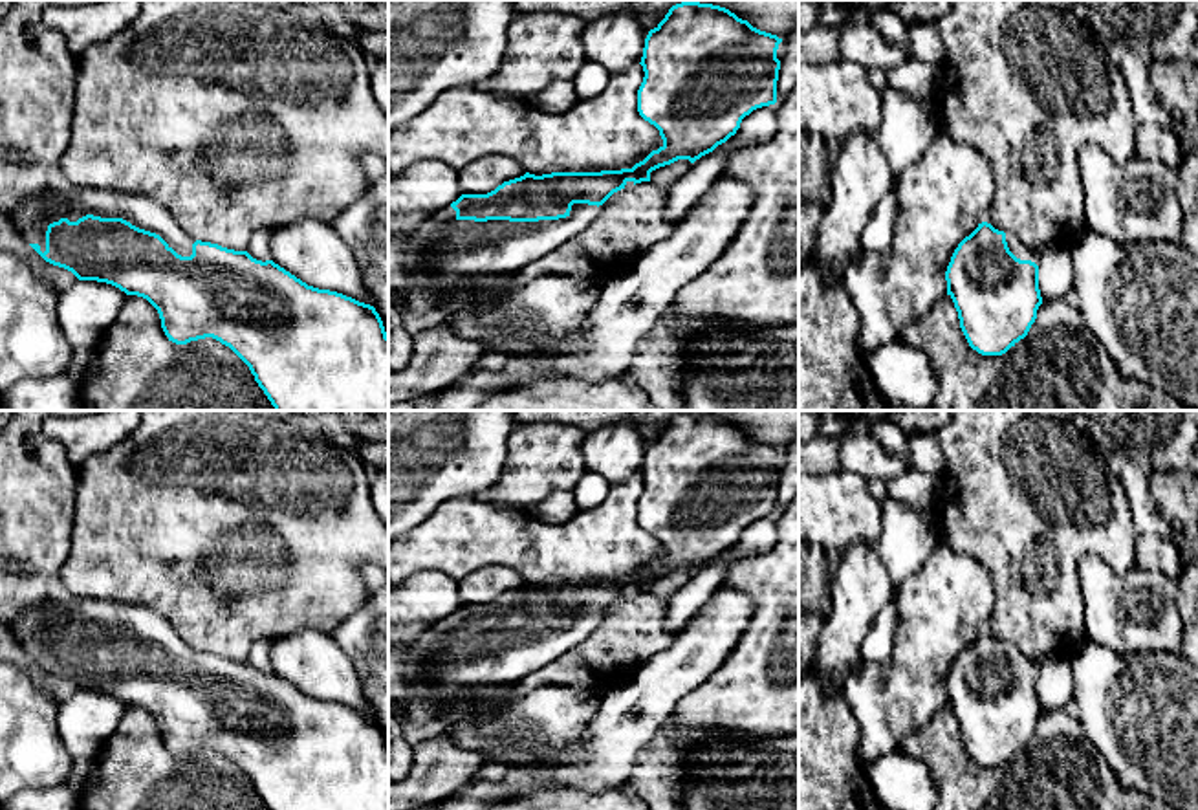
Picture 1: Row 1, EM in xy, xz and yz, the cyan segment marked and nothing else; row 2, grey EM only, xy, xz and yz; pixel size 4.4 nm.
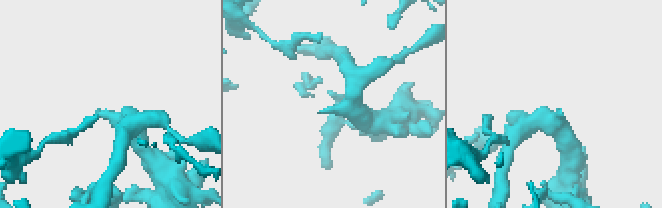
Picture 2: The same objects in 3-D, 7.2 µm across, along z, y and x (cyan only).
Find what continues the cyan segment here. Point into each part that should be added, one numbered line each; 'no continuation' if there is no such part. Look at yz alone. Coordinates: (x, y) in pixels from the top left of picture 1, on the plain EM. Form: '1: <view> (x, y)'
1: yz (1015, 655)

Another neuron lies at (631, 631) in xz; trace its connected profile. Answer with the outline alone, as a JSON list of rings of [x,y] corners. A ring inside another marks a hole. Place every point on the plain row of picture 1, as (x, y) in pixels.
[[[641,592],[614,603],[603,616],[599,616],[601,621],[597,629],[579,647],[511,684],[511,698],[524,696],[533,689],[548,685],[559,685],[584,695],[604,695],[621,685],[648,658],[672,645],[676,634],[667,630],[667,607],[669,597],[652,592]]]

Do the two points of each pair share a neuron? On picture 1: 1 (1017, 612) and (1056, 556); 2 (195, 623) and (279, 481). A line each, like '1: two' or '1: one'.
1: one
2: one

